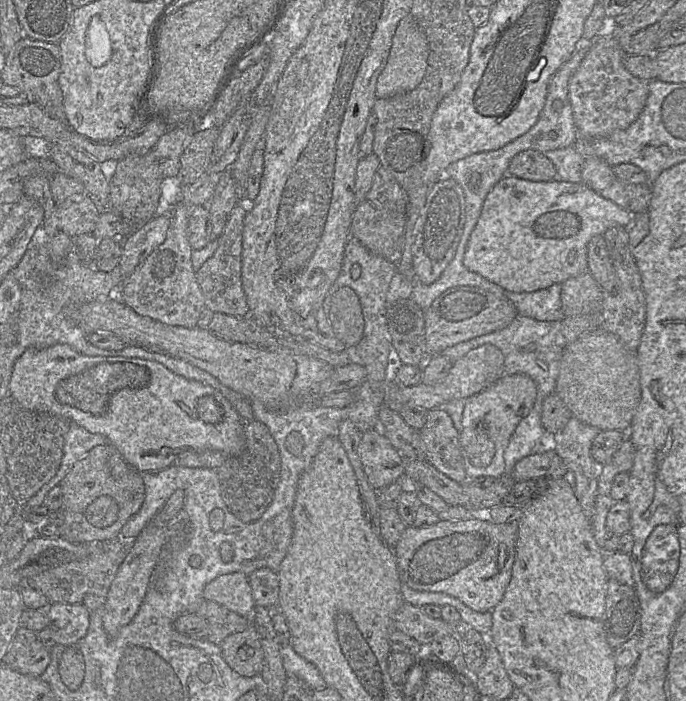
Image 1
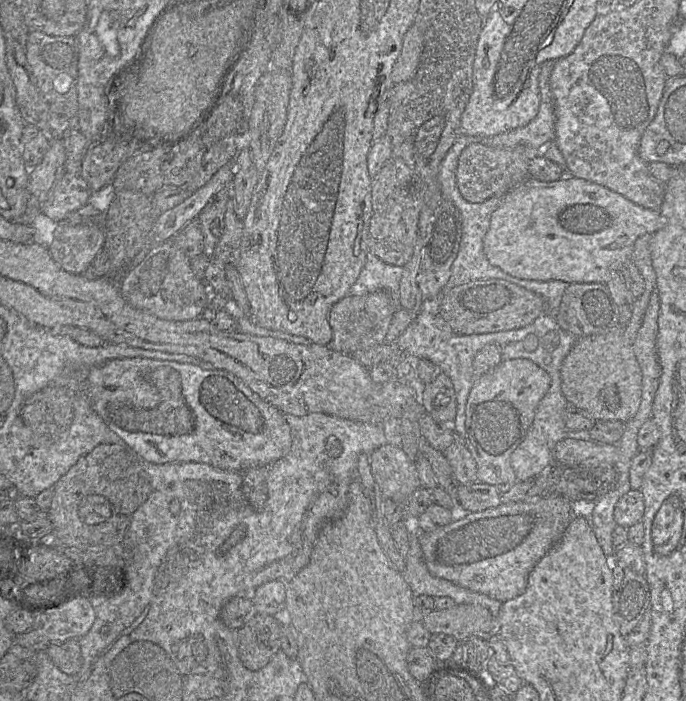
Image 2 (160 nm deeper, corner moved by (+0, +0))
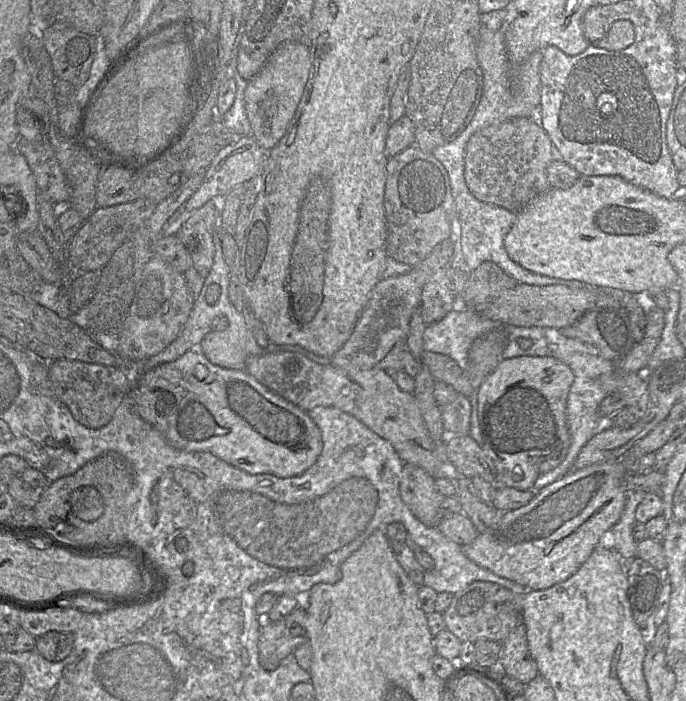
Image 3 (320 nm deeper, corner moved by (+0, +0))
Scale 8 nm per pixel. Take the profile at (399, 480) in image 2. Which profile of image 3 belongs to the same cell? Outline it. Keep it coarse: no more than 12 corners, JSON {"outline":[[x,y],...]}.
{"outline":[[404,463],[399,492],[423,524],[438,527],[445,496],[432,475]]}

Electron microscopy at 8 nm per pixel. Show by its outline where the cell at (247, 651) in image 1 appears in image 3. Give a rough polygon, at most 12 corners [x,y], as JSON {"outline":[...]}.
{"outline":[[296,607],[263,621],[259,664],[276,669],[306,640],[307,612]]}

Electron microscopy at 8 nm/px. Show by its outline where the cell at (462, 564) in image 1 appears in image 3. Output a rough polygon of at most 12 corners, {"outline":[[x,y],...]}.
{"outline":[[654,455],[571,470],[463,553],[533,591],[567,580]]}

